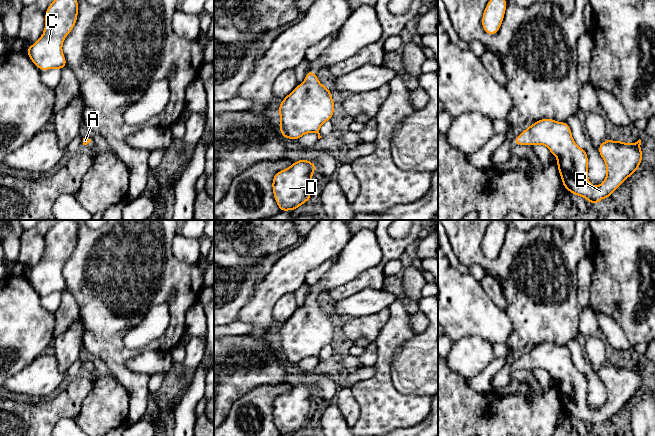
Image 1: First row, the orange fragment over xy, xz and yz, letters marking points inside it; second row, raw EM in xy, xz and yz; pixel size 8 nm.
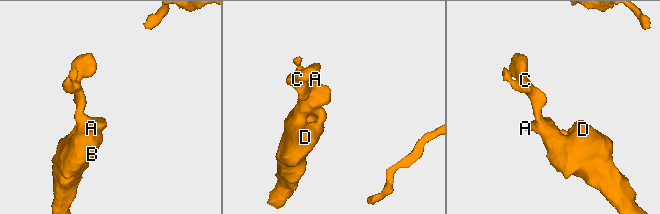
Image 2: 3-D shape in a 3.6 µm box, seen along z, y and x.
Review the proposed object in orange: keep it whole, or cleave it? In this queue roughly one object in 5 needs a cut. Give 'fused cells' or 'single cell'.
single cell

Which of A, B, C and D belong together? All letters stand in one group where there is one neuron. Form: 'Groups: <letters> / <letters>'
Groups: A B C D

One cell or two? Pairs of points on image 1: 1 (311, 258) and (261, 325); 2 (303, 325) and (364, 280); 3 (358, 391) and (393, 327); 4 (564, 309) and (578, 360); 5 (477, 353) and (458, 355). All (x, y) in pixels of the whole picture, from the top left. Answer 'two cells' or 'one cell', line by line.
1: one cell
2: two cells
3: one cell
4: two cells
5: one cell

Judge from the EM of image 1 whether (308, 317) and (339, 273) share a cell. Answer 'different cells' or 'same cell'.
same cell

